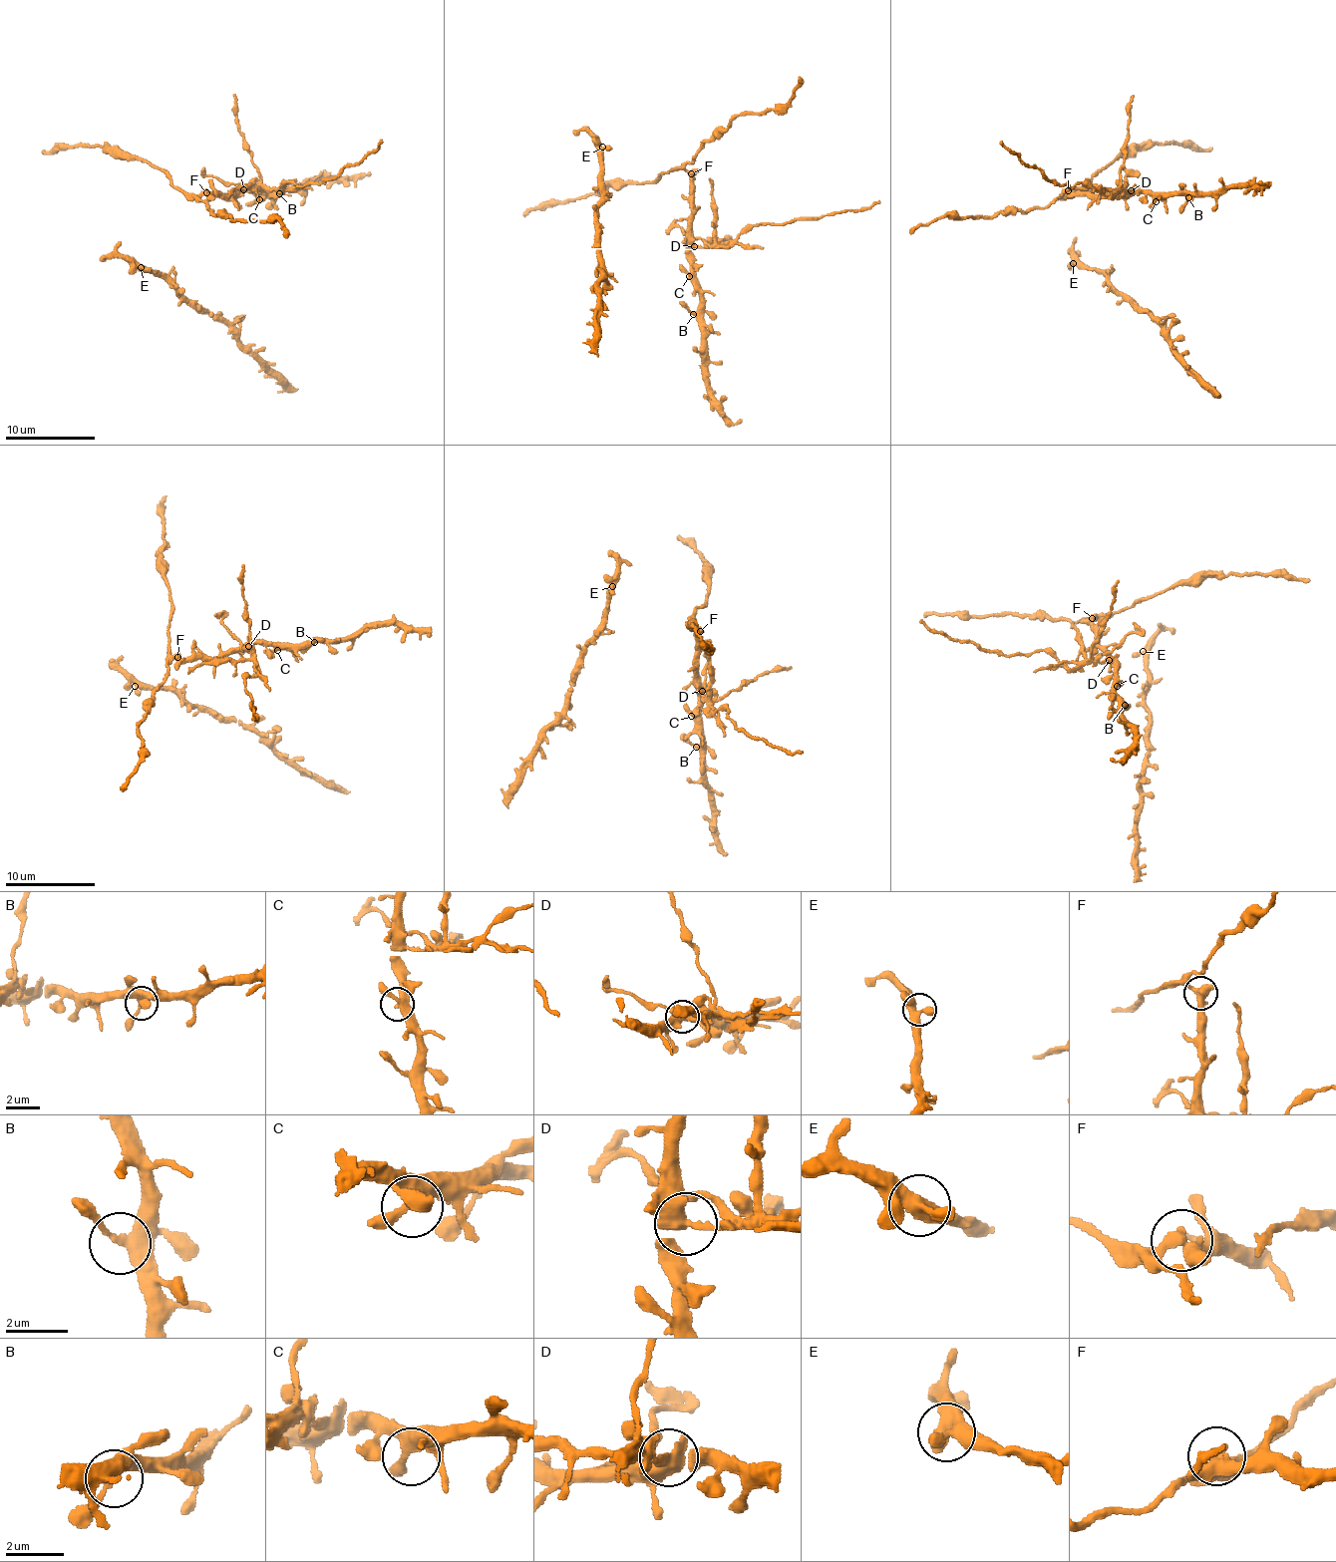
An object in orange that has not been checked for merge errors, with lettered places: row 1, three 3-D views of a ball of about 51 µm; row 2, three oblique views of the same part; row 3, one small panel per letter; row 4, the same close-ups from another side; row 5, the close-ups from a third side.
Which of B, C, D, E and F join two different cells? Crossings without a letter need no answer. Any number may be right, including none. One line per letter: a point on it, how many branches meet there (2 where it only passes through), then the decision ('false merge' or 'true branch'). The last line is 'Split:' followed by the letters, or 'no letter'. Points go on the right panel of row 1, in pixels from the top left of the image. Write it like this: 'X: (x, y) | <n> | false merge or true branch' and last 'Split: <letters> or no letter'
B: (1188, 197) | 3 | true branch
C: (1156, 201) | 3 | true branch
D: (1131, 190) | 3 | false merge
E: (1073, 263) | 3 | true branch
F: (1068, 190) | 3 | false merge
Split: D, F

